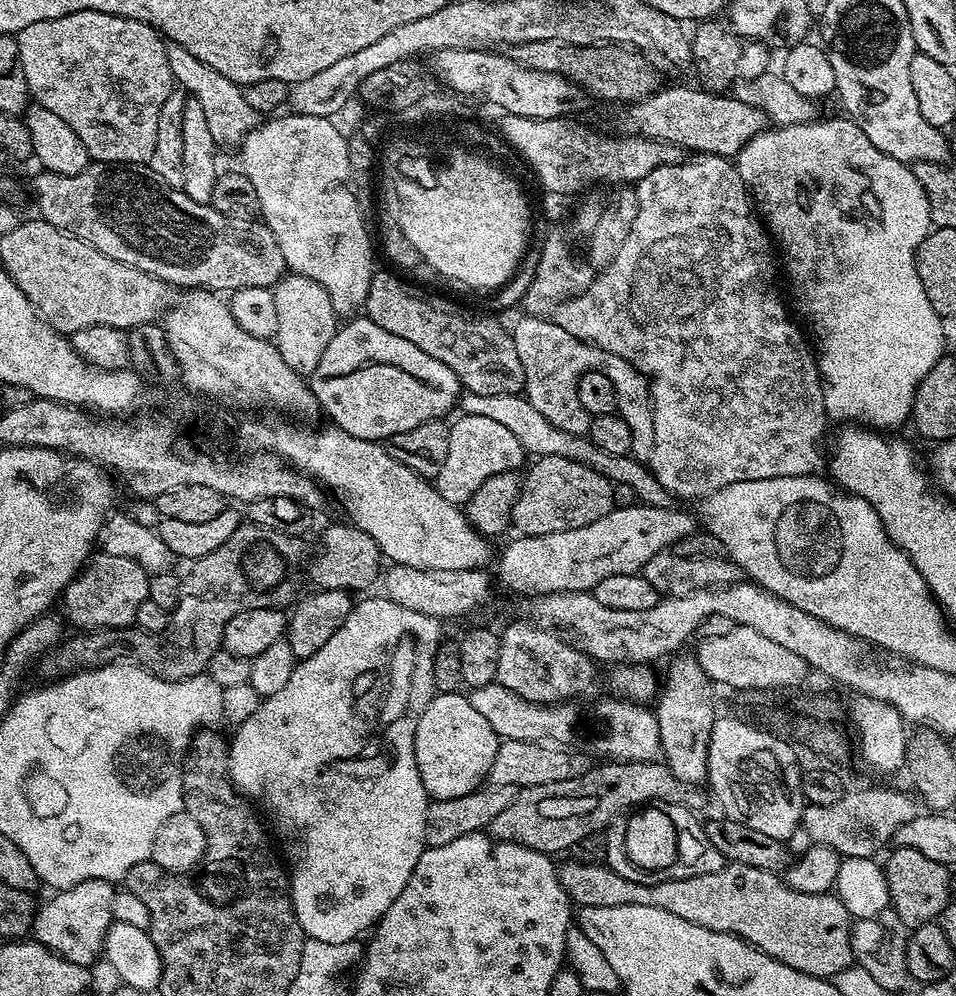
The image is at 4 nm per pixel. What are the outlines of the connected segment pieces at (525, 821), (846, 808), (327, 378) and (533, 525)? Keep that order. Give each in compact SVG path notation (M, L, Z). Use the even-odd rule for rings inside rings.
M604 762L597 768L571 776L569 780L530 786L517 791L514 802L494 818L490 832L495 839L509 844L521 844L535 852L557 854L575 849L582 838L595 832L604 832L621 814L655 802L660 806L677 804L686 810L704 804L701 789L687 784L668 769L663 762Z
M868 788L865 792L848 790L841 800L833 804L805 807L802 828L808 831L812 844L825 844L839 852L841 857L872 858L883 844L893 841L898 826L906 826L906 822L918 815L917 801L909 796L896 788Z
M360 318L349 319L337 327L334 338L330 338L330 346L326 346L326 354L322 354L322 362L318 362L310 377L310 387L319 411L325 412L335 427L354 438L384 442L394 434L422 426L422 422L447 417L447 412L457 407L462 385L450 366L438 362L438 358L430 358L430 354L418 350L414 342L406 342L406 338L390 334L390 330L382 330L378 322L356 319Z
M542 456L536 465L522 476L518 502L512 511L513 529L521 536L558 534L562 530L578 530L578 526L590 526L612 511L612 481L598 470L561 456Z

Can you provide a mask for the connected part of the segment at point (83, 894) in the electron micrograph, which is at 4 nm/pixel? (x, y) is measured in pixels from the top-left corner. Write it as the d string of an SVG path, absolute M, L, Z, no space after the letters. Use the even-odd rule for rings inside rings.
M87 880L78 882L78 886L70 886L57 891L53 900L48 900L37 907L32 921L31 935L35 943L60 953L75 964L92 966L101 959L104 950L104 939L112 919L112 897L114 888L107 880Z

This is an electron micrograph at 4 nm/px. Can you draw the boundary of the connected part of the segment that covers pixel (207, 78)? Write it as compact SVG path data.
M169 43L166 58L170 62L173 81L179 87L181 84L186 90L185 93L189 97L195 97L199 105L202 106L207 128L210 130L216 145L239 145L246 134L250 134L262 123L262 116L254 110L254 106L246 106L243 87L235 84L230 78L218 74L218 70L198 62L198 58L194 58L194 54L190 54L190 50Z

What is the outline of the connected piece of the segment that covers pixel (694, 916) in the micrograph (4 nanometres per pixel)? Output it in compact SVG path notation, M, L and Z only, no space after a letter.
M575 858L569 860L569 864L559 865L558 871L560 885L566 890L568 899L573 905L585 908L626 906L627 904L654 906L658 910L678 914L678 918L686 918L686 922L694 922L694 926L737 936L739 940L747 940L752 947L774 958L779 964L785 964L802 974L811 976L835 978L842 970L853 967L850 909L844 905L839 895L832 892L802 894L798 890L790 890L790 886L786 886L783 879L775 872L729 862L725 863L722 870L714 870L714 874L663 880L657 884L639 884L622 878L622 874L608 867L607 863L584 864Z

